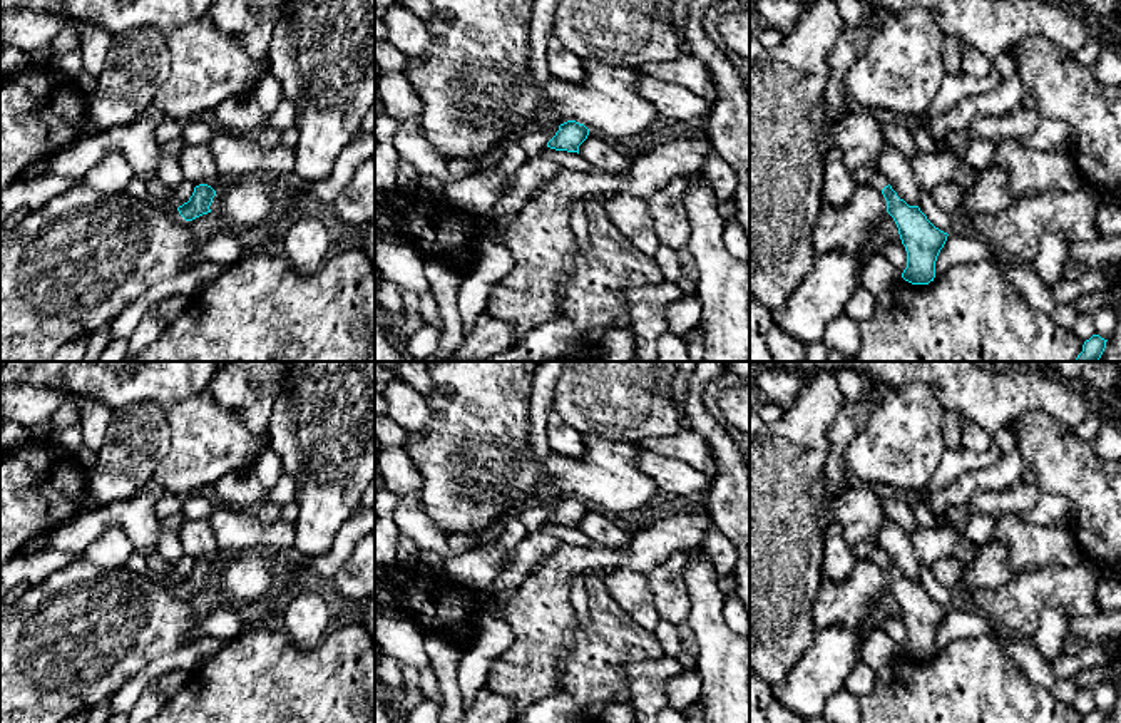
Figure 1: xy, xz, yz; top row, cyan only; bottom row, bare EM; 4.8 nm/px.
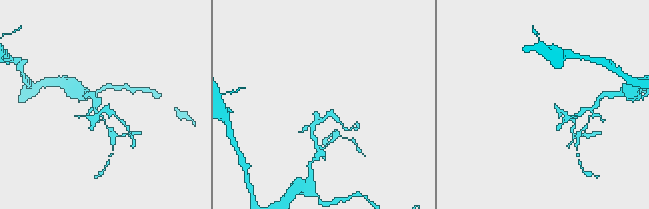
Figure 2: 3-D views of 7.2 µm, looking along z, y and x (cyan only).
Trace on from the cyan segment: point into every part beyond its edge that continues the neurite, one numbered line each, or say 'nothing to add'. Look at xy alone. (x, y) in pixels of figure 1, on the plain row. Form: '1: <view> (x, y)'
nothing to add

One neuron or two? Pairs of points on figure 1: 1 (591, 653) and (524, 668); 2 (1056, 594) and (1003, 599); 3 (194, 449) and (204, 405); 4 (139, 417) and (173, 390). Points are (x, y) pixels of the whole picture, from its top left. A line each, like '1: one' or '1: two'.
1: two
2: one
3: one
4: two

